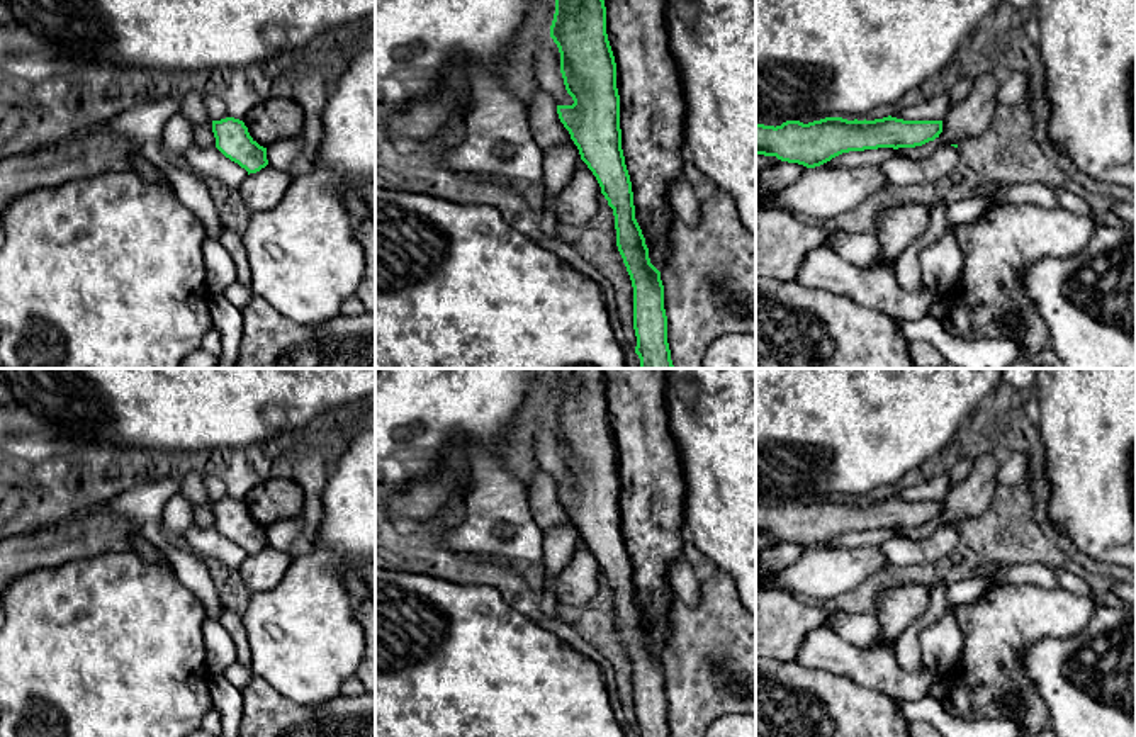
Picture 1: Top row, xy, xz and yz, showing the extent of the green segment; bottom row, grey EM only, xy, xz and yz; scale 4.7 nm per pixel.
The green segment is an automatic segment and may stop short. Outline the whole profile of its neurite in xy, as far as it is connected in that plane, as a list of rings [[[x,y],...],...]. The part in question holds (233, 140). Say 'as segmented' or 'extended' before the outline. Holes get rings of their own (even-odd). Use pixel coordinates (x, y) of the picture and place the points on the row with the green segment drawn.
as segmented | [[[226,117],[212,121],[216,148],[231,161],[250,173],[256,173],[268,165],[267,148],[260,146],[248,132],[243,121]]]

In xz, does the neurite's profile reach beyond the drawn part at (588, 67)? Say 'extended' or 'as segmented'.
as segmented

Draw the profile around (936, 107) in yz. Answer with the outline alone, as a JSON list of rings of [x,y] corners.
[[[937,92],[925,102],[895,110],[891,117],[903,121],[944,121],[949,110],[951,100],[948,92]]]

